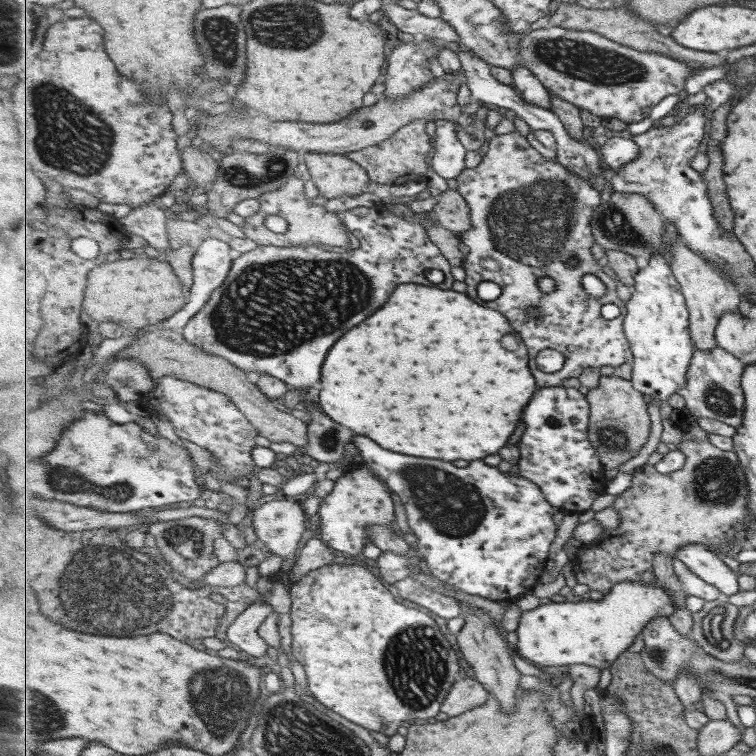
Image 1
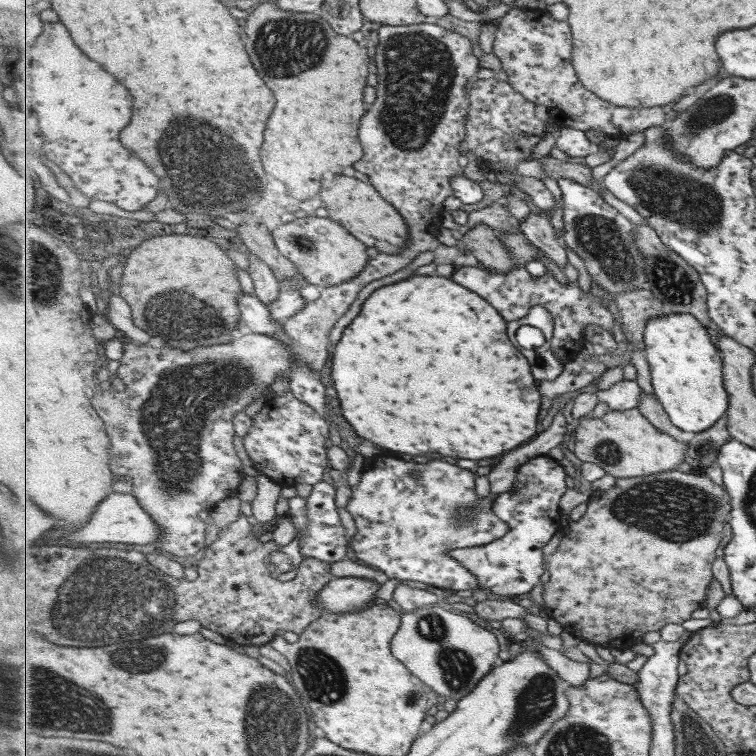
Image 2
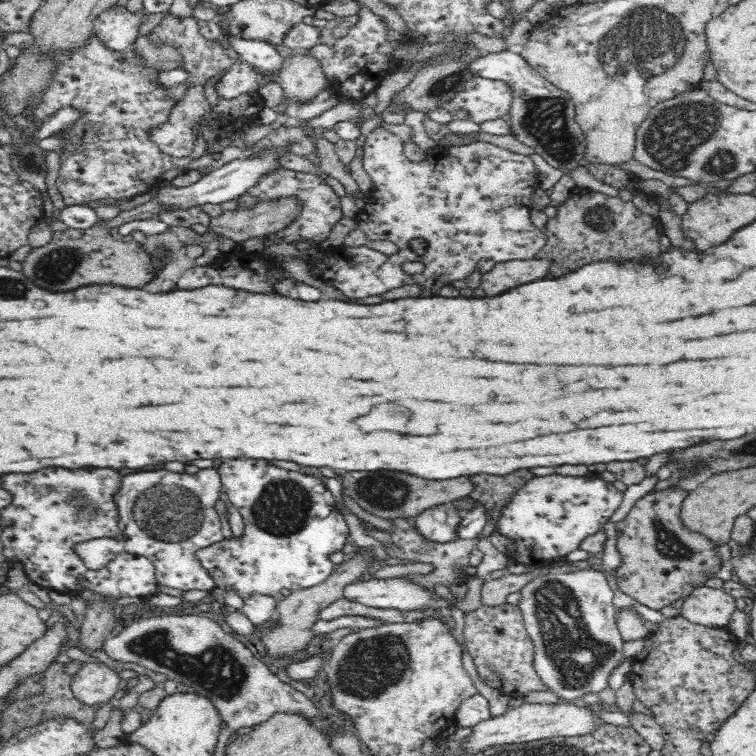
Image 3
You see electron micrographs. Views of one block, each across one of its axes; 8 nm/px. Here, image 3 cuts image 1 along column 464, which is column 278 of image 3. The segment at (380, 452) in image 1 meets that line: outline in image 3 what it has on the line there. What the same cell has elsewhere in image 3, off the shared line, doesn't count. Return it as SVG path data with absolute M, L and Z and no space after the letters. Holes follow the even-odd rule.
M230 460L220 464L218 472L227 502L240 512L246 523L244 536L224 538L195 552L196 558L216 580L219 595L234 588L243 599L250 593L274 596L283 588L295 591L316 586L334 572L336 565L330 561L330 556L350 541L350 530L344 514L336 507L332 492L320 478L270 466L264 460Z

